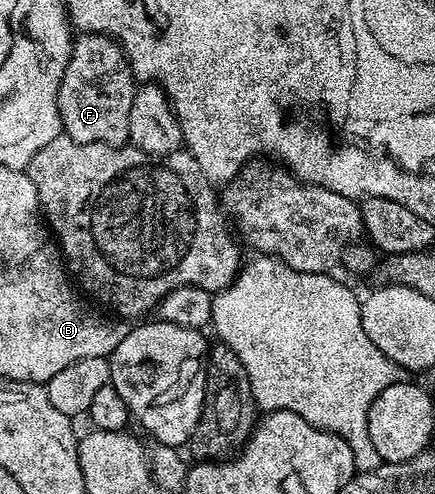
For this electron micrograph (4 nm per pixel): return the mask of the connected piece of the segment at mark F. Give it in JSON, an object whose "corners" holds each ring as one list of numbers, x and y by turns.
{"corners":[[80,33,73,40,72,54,58,87,61,130,78,143,123,146,128,141,130,103,137,88,128,58,116,40,107,33]]}

